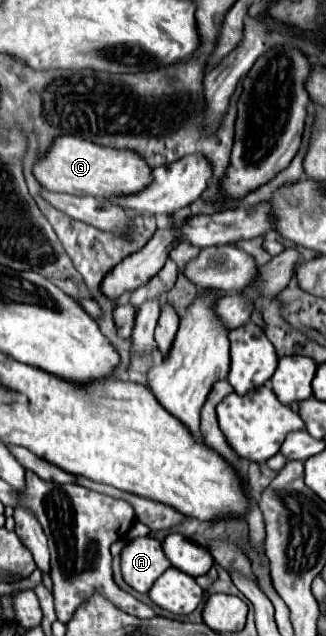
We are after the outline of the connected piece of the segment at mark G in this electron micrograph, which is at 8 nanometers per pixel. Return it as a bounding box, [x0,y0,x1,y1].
[33,135,151,199]

